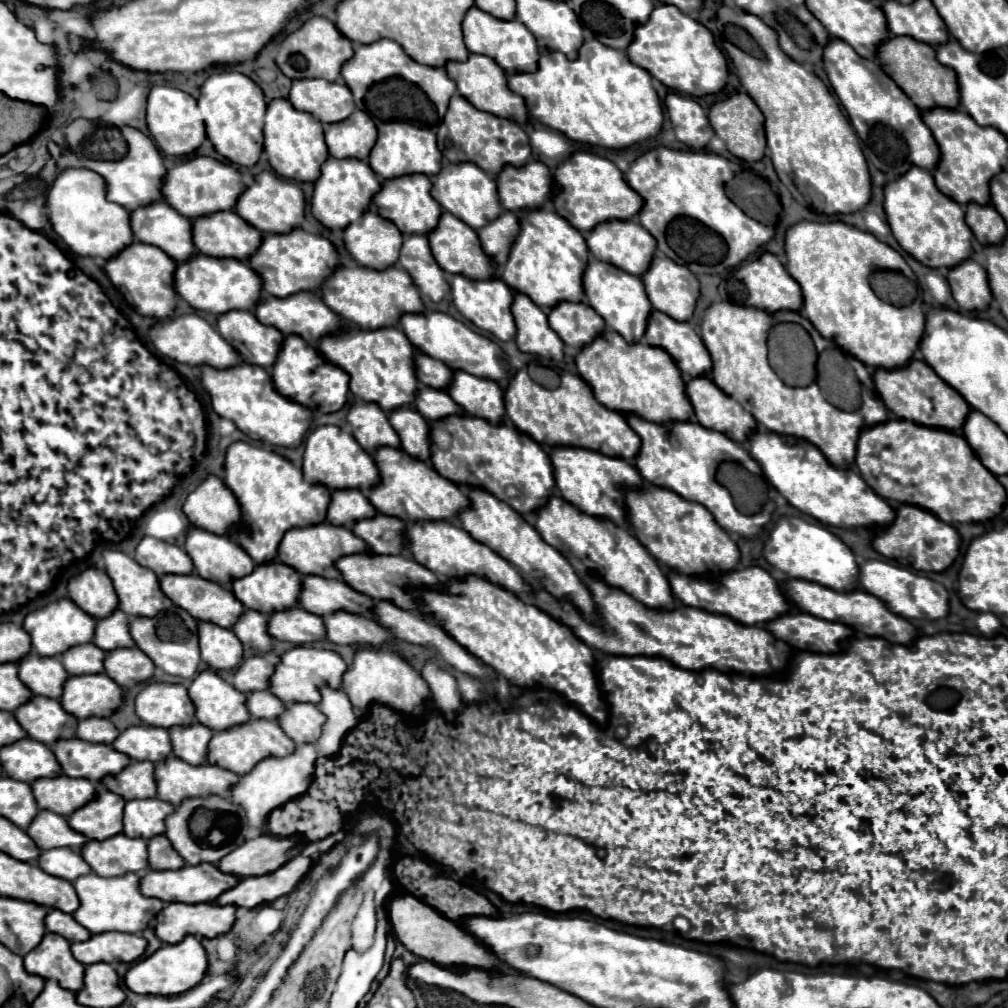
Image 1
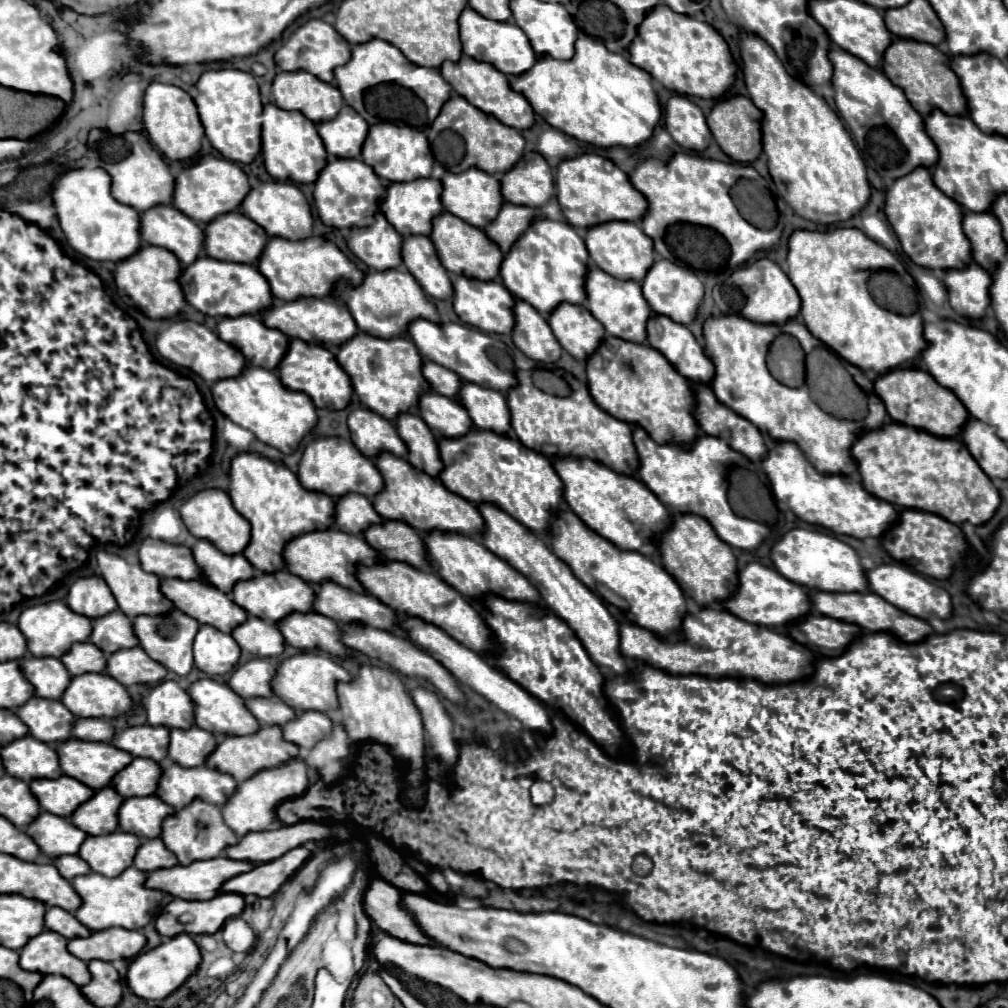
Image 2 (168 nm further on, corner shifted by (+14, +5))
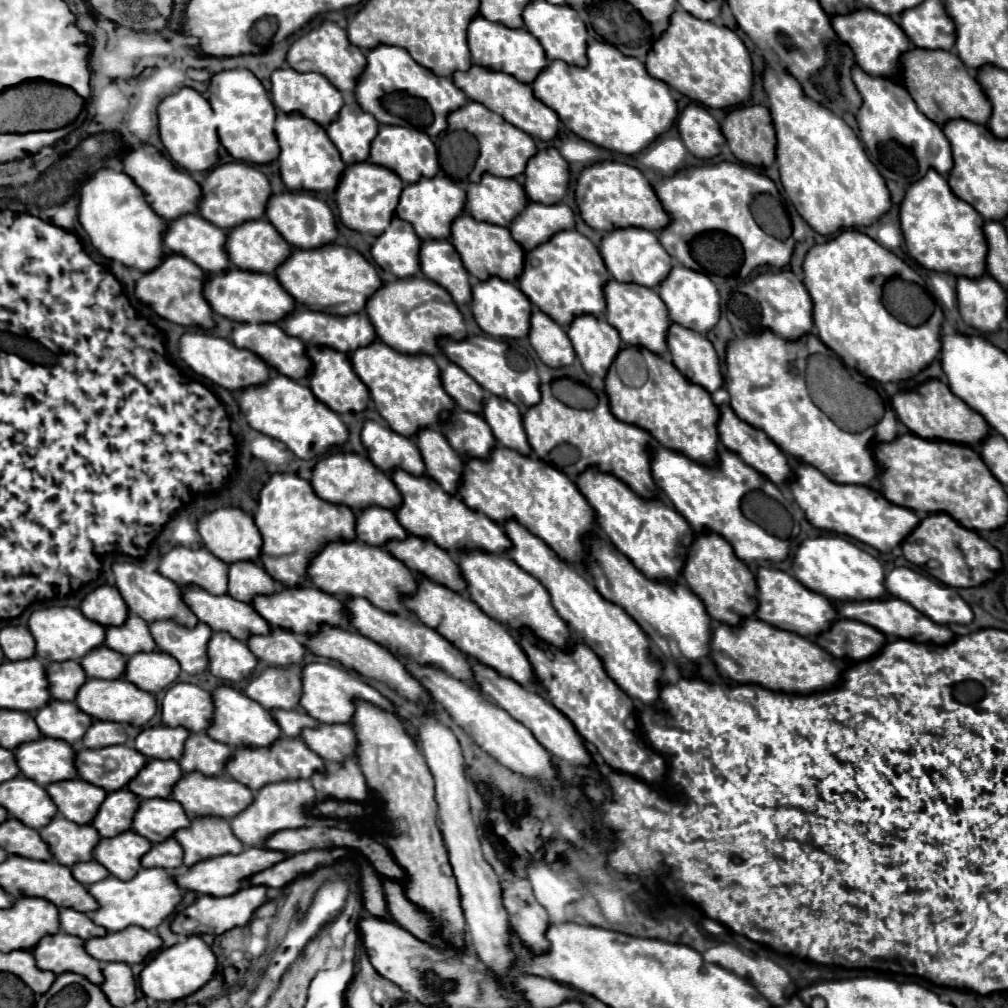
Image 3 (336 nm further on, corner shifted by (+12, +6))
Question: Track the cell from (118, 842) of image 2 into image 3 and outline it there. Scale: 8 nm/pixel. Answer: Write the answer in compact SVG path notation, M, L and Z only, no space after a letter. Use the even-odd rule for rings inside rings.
M134 830L122 832L114 838L102 838L94 850L94 858L120 880L132 880L140 870L142 856L152 844Z

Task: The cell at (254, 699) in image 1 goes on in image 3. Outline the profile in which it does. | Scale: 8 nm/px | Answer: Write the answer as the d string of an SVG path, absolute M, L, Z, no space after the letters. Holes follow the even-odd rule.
M274 710L272 712L276 722L282 728L282 734L286 738L300 738L300 732L304 728L316 728L320 722L316 722L312 716L308 716L304 710Z

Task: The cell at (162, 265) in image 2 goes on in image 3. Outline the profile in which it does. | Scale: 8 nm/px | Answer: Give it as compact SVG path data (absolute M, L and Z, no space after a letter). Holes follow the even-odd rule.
M170 254L156 270L144 274L136 282L136 296L142 302L146 302L148 306L152 306L158 316L162 316L174 324L192 326L192 328L200 328L200 330L212 330L216 326L216 322L212 318L214 312L204 298L206 280L208 280L208 274L200 266L196 266L192 260L178 256L178 254Z

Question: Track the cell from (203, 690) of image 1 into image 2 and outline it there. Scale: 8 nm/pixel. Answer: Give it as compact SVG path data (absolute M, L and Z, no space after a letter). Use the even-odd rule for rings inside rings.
M198 679L190 685L188 689L192 703L194 703L194 721L200 729L206 729L210 733L220 733L220 735L250 735L250 731L258 731L260 723L246 711L244 699L236 695L226 683L218 683L214 679Z

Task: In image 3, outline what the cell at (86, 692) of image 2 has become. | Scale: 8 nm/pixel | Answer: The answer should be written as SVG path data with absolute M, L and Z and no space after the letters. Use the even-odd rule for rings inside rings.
M88 678L76 696L76 704L80 706L80 710L84 710L86 714L90 714L96 720L112 720L112 722L122 722L122 724L132 724L132 726L148 724L150 718L158 710L154 694L140 690L126 678L118 678L118 680Z

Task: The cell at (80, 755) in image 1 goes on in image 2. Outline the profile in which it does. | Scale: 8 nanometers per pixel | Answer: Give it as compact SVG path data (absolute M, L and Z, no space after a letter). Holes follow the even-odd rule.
M66 739L56 745L60 767L90 789L102 789L110 779L132 761L132 755L110 747L110 743L90 743L80 739Z

